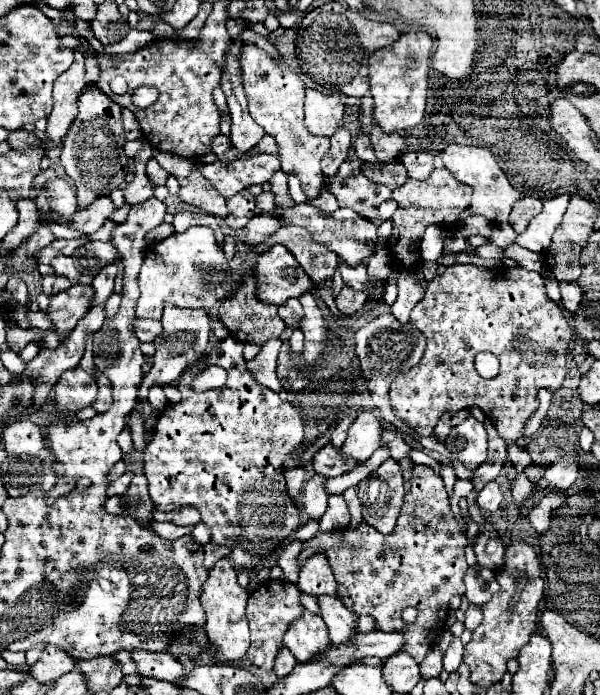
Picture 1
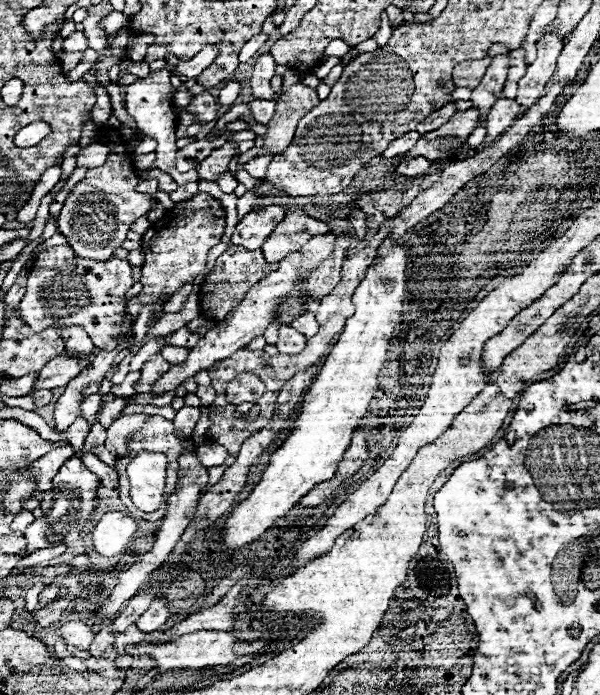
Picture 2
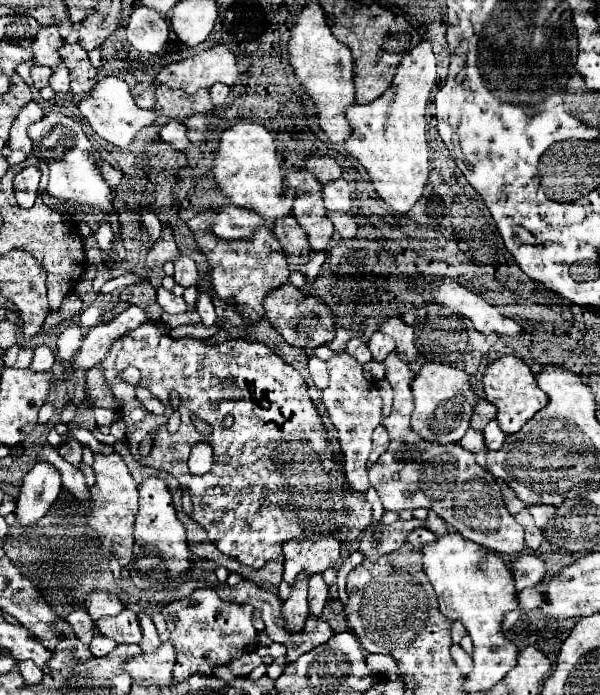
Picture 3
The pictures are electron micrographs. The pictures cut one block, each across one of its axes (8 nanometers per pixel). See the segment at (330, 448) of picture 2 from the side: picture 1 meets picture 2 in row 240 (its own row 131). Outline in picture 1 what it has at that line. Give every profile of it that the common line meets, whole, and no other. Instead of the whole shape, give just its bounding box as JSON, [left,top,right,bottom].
[368,34,432,134]

